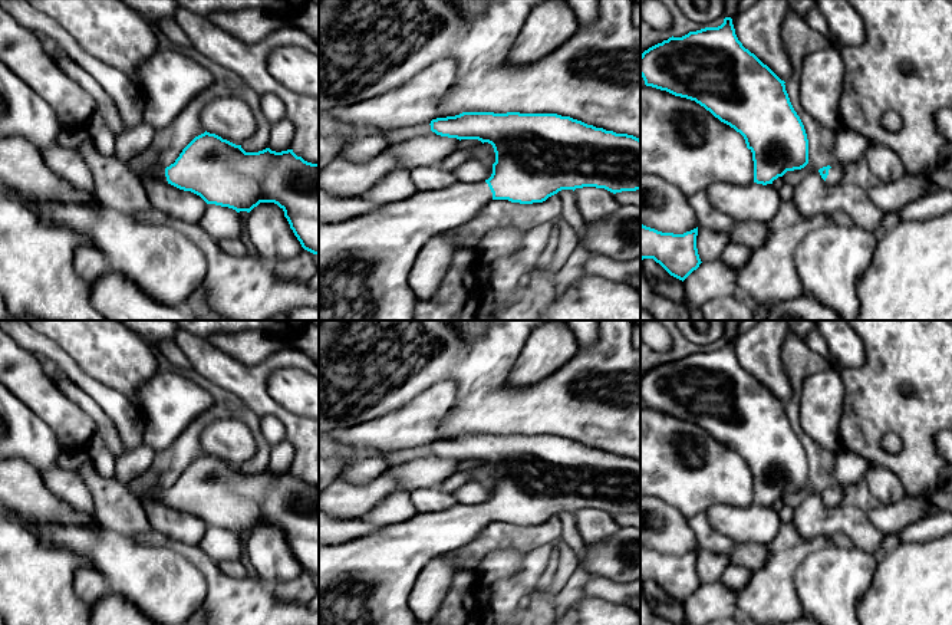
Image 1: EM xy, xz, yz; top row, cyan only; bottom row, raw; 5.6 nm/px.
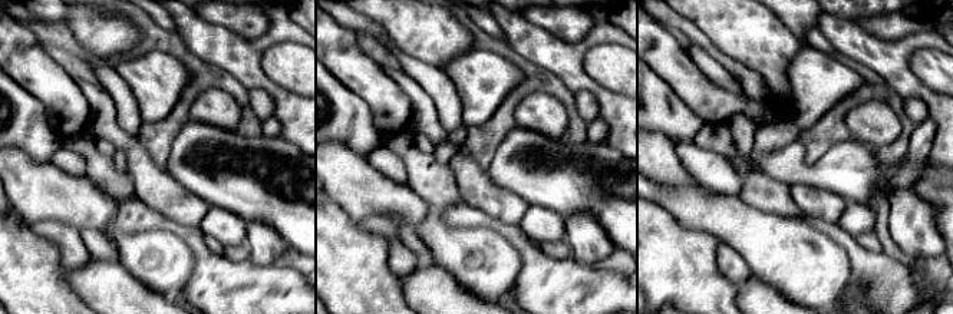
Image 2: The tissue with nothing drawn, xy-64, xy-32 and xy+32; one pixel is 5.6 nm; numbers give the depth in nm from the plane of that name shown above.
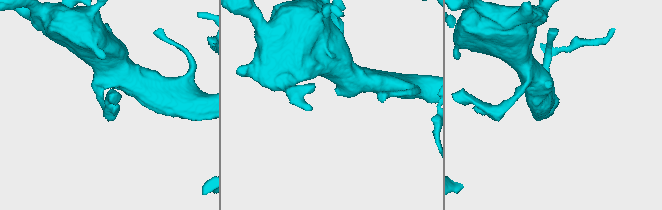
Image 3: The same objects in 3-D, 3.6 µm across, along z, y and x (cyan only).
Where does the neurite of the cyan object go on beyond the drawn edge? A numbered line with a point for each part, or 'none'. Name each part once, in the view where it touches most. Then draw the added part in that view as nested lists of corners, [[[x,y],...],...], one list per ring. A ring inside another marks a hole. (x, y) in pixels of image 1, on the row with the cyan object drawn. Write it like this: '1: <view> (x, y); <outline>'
1: xz (364, 263); [[[459,180],[444,190],[418,191],[345,221],[319,223],[319,320],[414,320],[416,295],[408,277],[419,251],[432,237],[475,218],[491,200],[485,181]]]

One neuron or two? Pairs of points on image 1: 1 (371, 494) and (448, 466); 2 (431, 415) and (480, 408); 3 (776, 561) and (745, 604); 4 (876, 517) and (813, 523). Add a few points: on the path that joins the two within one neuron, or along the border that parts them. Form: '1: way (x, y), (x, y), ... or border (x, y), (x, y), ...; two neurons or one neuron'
1: way (389, 480), (430, 471); one neuron
2: border (453, 380), (454, 407), (438, 426), (432, 440); two neurons
3: way (774, 571), (774, 575), (756, 594); one neuron
4: border (865, 513), (885, 535); two neurons

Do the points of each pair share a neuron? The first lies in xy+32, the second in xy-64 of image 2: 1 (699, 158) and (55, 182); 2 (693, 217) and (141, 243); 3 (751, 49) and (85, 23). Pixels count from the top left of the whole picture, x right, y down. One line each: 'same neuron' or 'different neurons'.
1: different neurons
2: same neuron
3: same neuron

